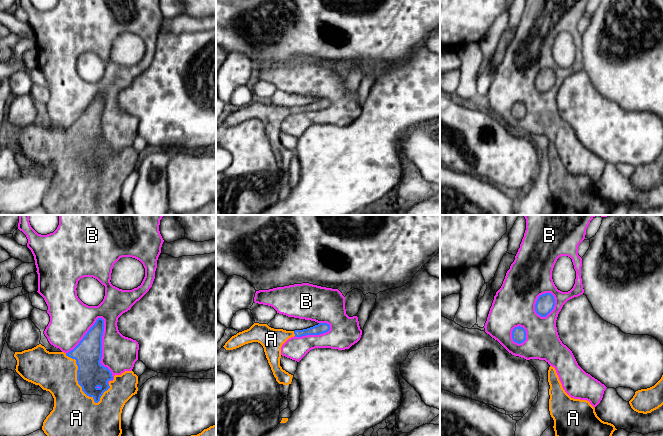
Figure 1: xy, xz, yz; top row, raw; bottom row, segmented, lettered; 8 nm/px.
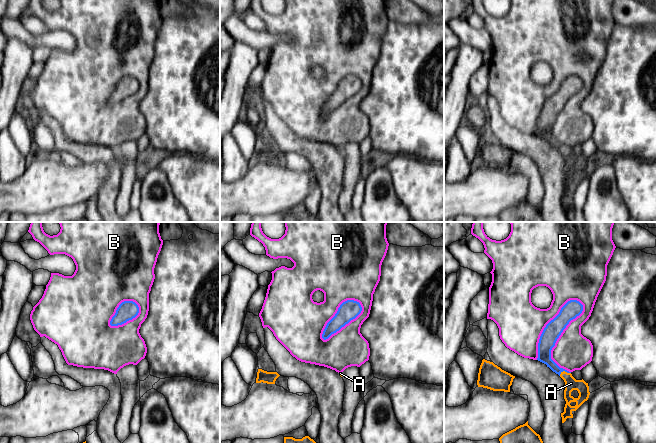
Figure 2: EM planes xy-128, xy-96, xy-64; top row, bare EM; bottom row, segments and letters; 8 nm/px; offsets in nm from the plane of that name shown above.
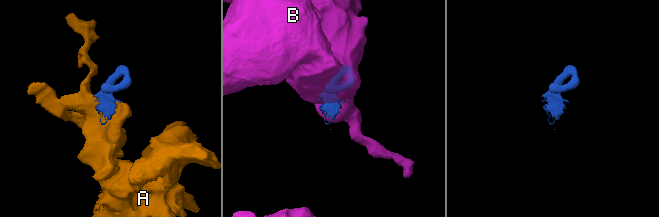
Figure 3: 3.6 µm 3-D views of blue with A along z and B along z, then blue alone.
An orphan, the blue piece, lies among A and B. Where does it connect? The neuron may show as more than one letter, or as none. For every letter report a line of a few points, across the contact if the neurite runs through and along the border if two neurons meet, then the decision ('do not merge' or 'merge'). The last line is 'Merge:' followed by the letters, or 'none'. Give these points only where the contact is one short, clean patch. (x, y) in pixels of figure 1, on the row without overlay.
A: merge
B: do not merge
Merge: A

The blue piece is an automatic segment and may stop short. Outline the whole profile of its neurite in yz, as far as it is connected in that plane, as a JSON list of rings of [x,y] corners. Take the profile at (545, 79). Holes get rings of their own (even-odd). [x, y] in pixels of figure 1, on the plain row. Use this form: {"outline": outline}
{"outline": [[[545,69],[538,73],[535,80],[535,87],[541,93],[546,93],[555,82],[555,74],[551,69]]]}

